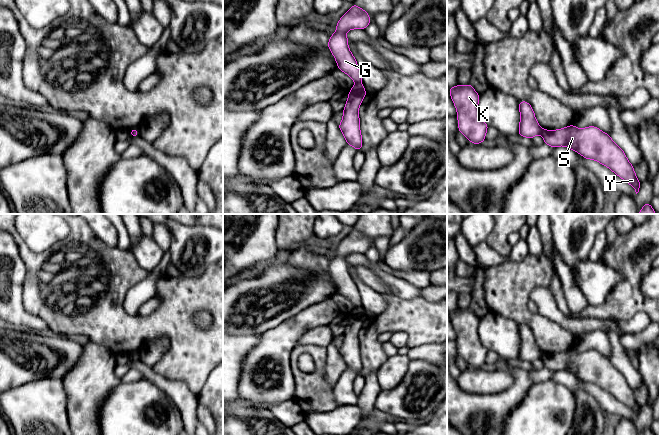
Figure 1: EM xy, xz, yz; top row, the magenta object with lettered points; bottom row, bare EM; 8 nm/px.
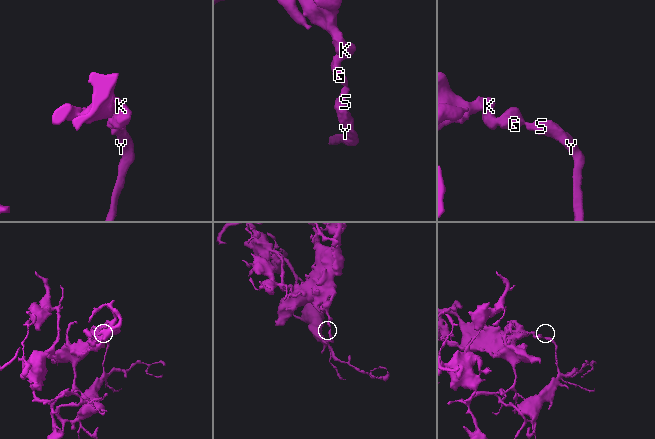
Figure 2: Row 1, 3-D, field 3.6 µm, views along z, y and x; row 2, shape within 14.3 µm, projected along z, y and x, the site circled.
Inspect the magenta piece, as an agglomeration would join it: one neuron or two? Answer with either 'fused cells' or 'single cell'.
fused cells

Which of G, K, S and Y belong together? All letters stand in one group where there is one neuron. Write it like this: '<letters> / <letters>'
G K / S Y

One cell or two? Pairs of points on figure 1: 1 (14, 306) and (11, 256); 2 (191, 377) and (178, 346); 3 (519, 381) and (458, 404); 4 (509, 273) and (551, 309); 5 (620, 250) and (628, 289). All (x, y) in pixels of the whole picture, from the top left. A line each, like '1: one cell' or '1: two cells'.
1: one cell
2: one cell
3: one cell
4: two cells
5: one cell

